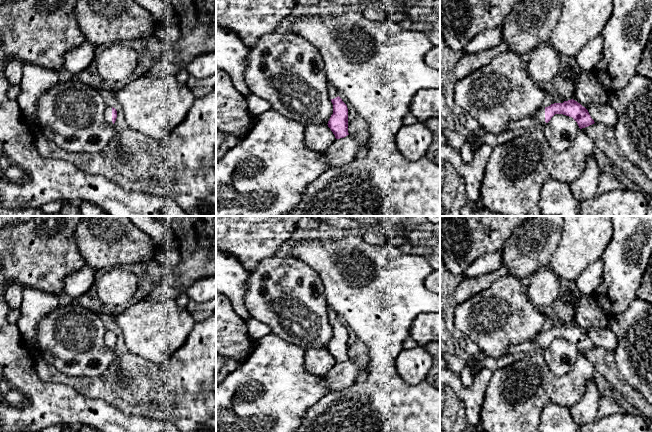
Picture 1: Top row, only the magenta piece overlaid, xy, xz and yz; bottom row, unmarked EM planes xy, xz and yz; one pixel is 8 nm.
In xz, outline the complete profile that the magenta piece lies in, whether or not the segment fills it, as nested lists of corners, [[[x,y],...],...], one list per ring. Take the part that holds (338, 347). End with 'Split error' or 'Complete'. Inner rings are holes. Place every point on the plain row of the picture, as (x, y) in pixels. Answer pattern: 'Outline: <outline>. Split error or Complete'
Outline: [[[328,307],[328,319],[333,328],[333,338],[327,349],[335,359],[336,363],[344,362],[349,359],[347,329],[338,320],[336,312],[330,307]]]. Split error

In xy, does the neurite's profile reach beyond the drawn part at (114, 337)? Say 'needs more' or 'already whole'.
needs more

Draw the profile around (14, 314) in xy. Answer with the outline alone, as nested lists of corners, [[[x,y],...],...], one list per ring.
[[[12,309],[9,311],[9,314],[7,316],[8,321],[11,324],[17,324],[20,317],[20,309]]]

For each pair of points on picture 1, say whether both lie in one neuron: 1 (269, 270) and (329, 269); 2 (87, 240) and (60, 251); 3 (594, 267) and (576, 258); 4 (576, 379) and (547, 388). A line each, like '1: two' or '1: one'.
1: two
2: two
3: two
4: one

